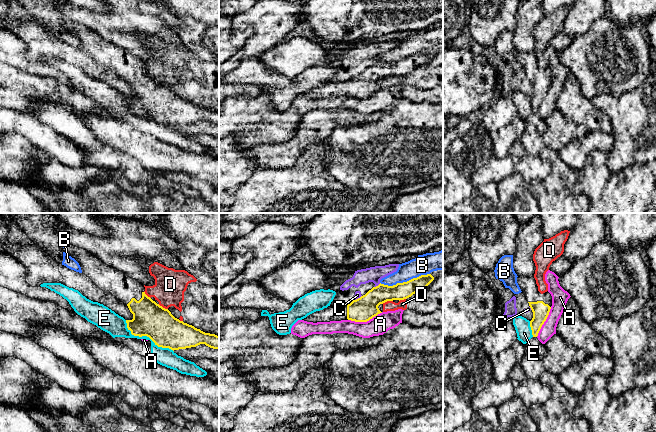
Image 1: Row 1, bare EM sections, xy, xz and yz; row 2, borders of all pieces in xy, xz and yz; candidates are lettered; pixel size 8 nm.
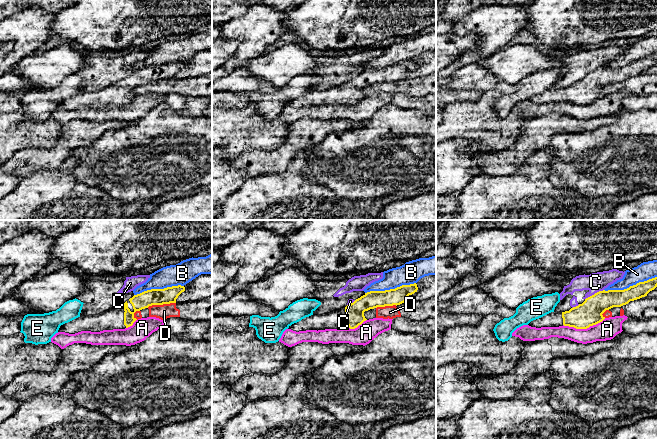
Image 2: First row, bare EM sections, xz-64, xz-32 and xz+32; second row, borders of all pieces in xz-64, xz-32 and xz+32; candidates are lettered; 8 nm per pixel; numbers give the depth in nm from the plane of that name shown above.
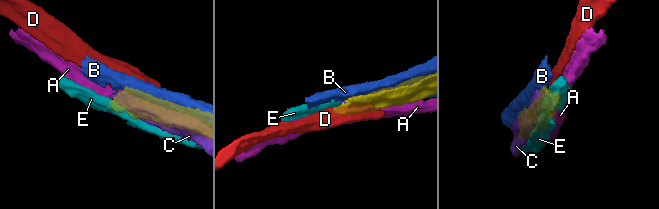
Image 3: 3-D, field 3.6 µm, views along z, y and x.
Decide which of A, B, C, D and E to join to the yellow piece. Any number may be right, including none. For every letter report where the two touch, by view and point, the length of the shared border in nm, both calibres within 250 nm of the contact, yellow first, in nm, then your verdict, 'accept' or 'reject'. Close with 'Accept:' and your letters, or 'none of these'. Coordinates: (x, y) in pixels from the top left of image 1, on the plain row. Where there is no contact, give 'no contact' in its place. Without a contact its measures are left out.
A: xz (365, 97) | 280 nm | 200/160 nm | reject
B: xz (404, 58) | 400 nm | 150/160 nm | reject
C: xz (378, 61) | 70 nm | 200/130 nm | reject
D: xz (387, 76) | 90 nm | 200/80 nm | reject
E: xy (146, 111) | 460 nm | 280/160 nm | reject
Accept: none of these

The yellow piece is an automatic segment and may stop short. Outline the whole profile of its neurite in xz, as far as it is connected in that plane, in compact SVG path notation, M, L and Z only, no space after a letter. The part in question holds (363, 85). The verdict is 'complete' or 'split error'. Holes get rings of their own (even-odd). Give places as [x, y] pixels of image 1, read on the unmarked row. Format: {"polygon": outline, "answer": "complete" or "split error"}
{"polygon": "M427 50L393 62L380 59L365 71L353 76L350 80L328 82L323 86L308 91L302 96L313 99L341 96L367 98L382 89L378 84L380 80L387 77L407 75L420 66L425 65L433 56L434 53L431 50Z", "answer": "split error"}

